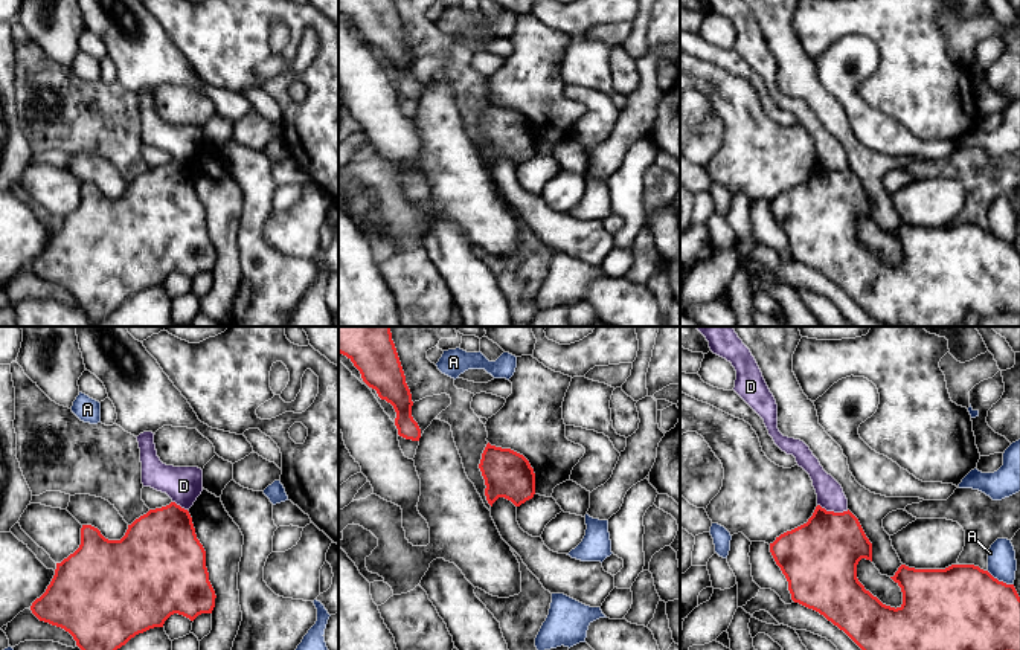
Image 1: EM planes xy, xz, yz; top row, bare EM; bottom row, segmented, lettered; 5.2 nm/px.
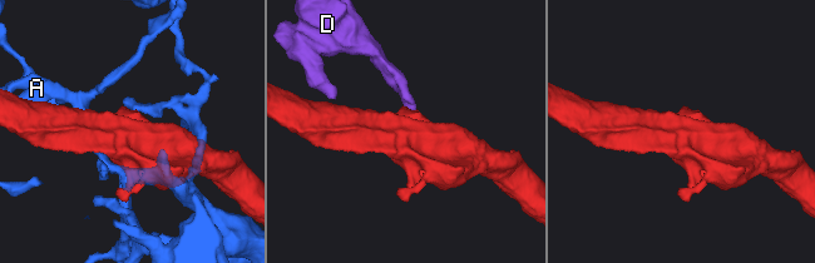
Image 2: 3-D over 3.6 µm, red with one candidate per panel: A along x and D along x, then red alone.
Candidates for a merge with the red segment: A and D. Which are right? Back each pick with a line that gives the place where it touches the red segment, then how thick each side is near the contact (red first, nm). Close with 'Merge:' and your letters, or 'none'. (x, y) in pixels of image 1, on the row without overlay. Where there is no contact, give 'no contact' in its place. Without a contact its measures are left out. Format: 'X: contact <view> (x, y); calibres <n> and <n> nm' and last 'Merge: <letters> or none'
Merge: none

